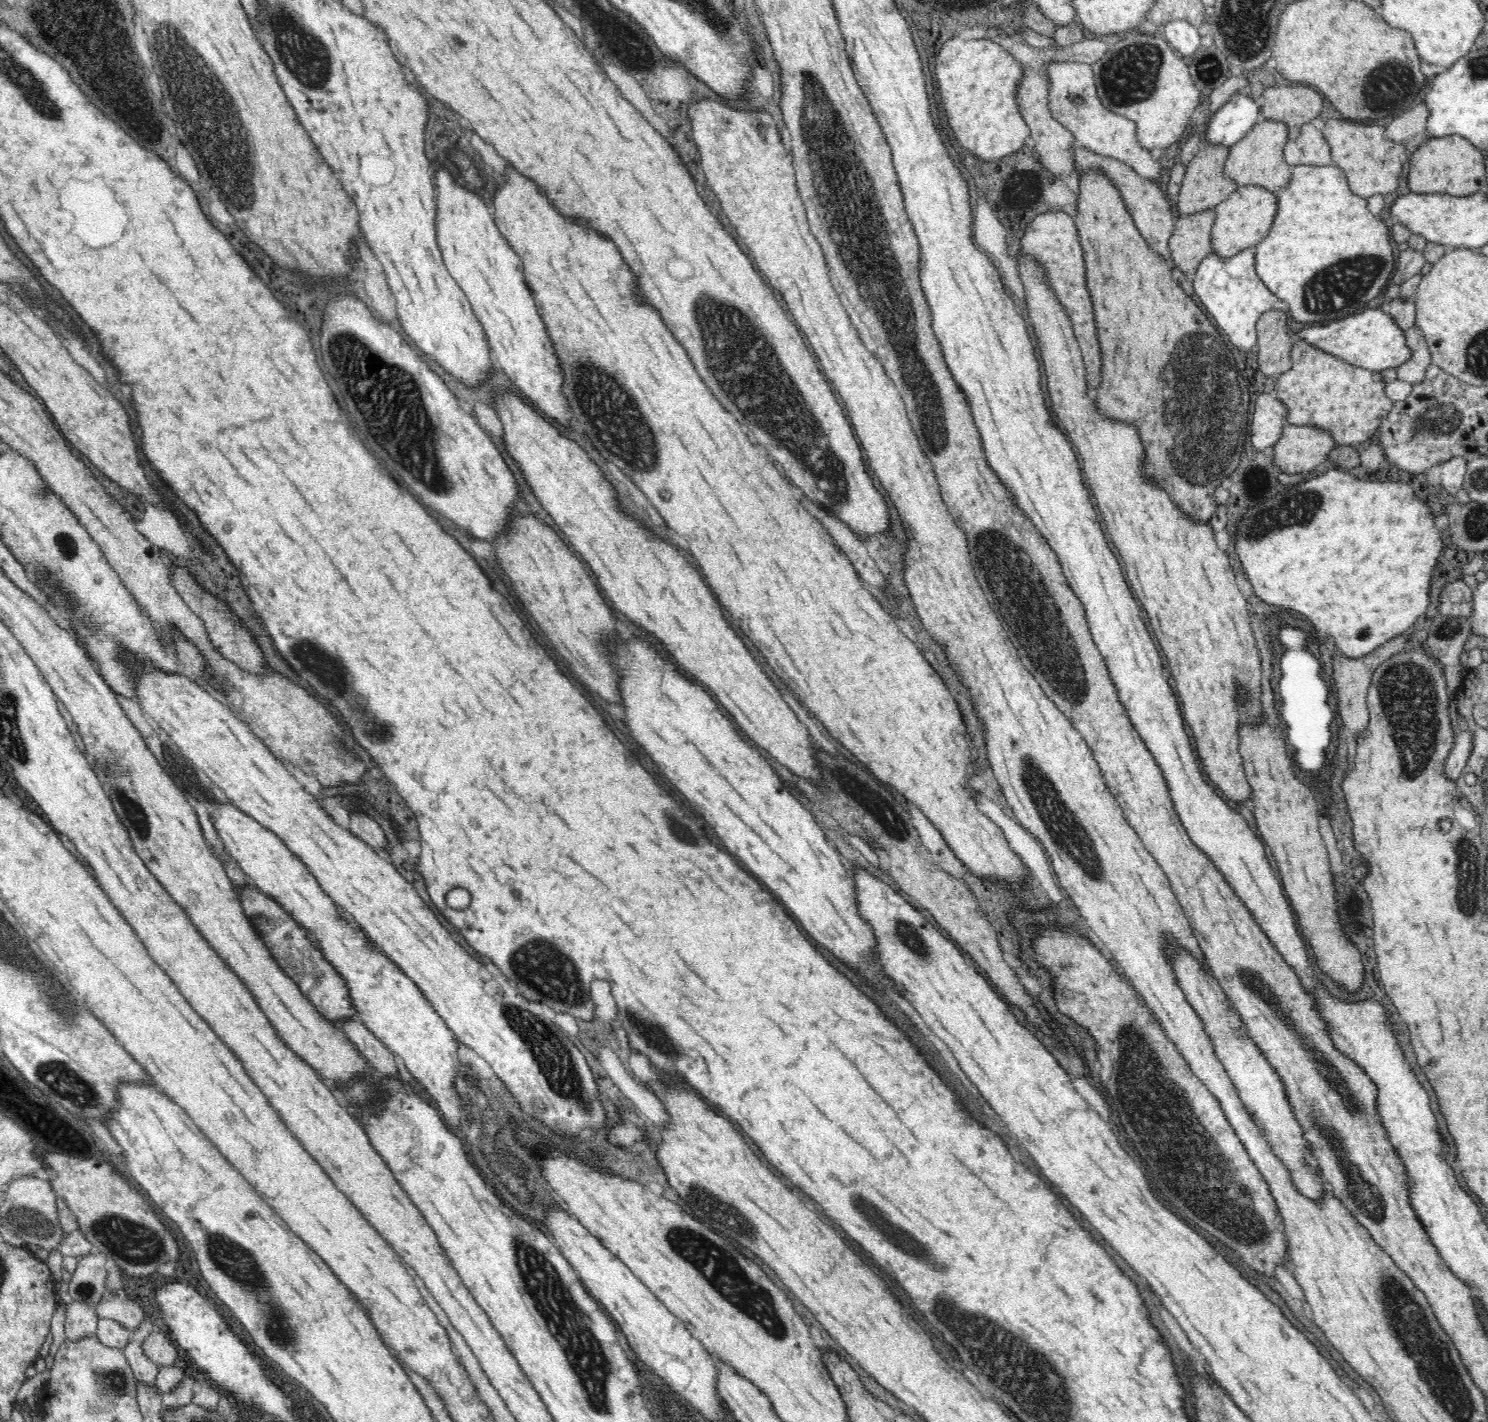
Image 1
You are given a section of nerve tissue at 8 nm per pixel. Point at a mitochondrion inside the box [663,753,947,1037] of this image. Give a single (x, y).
(909, 936)

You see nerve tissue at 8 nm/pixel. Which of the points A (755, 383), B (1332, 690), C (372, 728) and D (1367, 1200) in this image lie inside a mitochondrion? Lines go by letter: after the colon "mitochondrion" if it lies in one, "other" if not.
A: mitochondrion
B: other
C: mitochondrion
D: mitochondrion

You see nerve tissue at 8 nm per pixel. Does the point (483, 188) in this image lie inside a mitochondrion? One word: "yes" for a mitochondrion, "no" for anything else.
no

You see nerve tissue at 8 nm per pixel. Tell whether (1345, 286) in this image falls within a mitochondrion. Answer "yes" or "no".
yes

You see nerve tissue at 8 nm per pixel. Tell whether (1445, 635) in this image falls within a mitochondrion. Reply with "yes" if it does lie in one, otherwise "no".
yes

